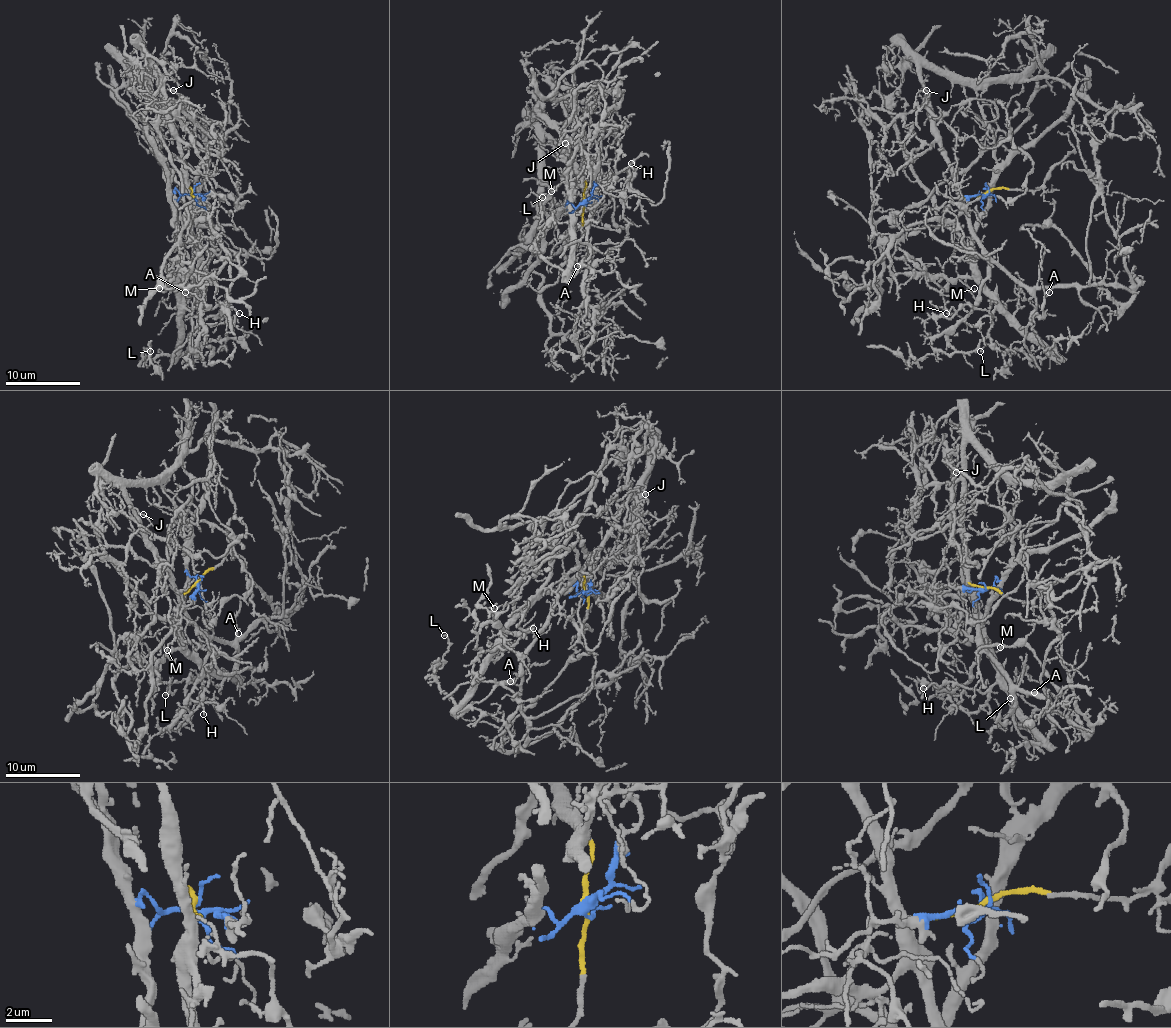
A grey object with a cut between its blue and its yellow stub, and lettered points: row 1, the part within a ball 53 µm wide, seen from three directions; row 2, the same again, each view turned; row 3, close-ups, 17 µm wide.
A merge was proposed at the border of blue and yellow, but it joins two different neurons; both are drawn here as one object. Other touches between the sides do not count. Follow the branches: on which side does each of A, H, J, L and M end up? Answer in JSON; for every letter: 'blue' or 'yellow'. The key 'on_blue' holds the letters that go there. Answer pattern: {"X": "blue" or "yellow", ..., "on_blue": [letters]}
{"A": "yellow", "H": "blue", "J": "yellow", "L": "blue", "M": "blue", "on_blue": ["H", "L", "M"]}

